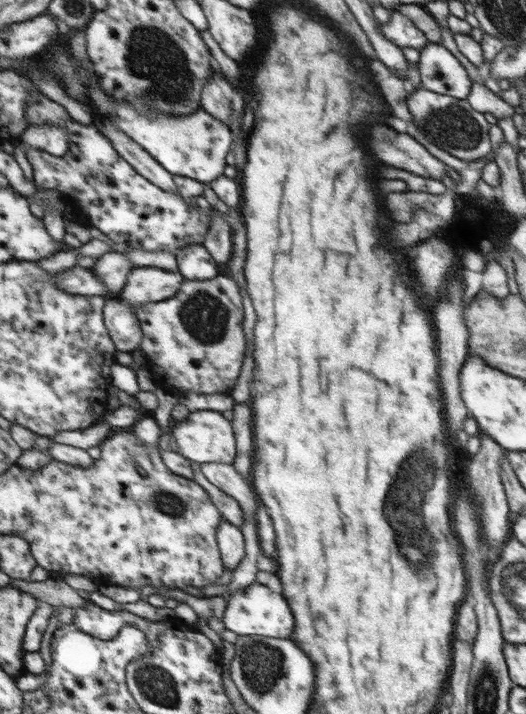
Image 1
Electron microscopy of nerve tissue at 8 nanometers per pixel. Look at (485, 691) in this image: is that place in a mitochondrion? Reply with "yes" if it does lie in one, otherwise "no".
yes

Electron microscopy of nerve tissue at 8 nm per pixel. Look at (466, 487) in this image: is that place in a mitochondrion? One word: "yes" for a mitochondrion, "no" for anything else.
no

